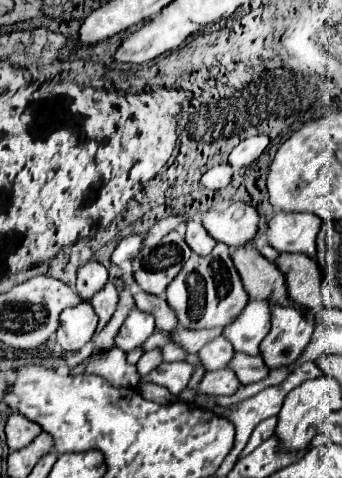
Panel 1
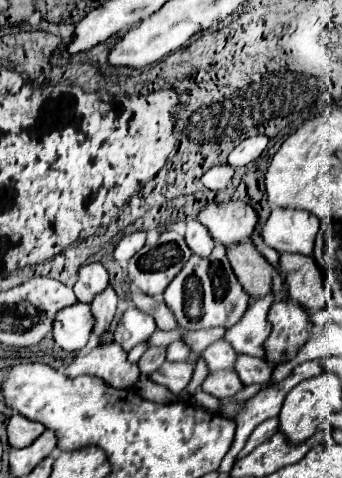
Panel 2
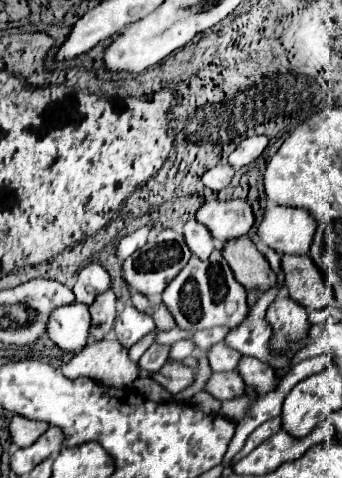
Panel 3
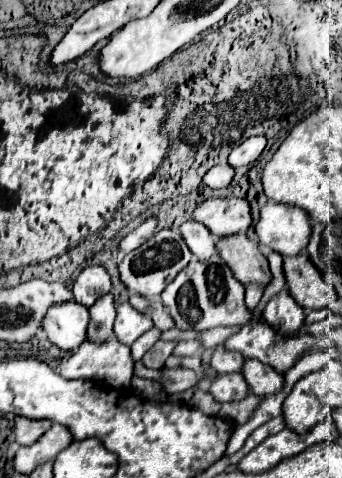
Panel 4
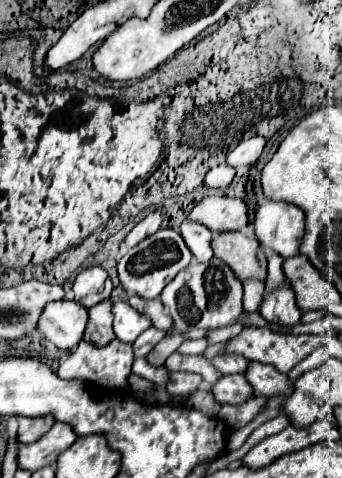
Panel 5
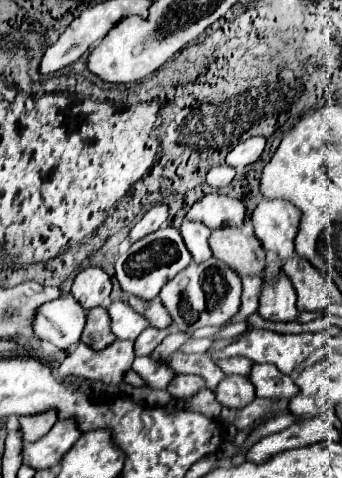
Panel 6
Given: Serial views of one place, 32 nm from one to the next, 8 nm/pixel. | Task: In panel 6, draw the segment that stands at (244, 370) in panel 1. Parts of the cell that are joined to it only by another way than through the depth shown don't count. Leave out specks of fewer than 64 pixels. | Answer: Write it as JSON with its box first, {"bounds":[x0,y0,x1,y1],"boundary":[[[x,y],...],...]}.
{"bounds":[250,364,296,400],"boundary":[[[254,364],[250,372],[250,380],[256,386],[256,396],[258,398],[268,398],[268,400],[292,400],[296,392],[296,384],[292,382],[290,376],[282,374],[276,370],[272,364]]]}

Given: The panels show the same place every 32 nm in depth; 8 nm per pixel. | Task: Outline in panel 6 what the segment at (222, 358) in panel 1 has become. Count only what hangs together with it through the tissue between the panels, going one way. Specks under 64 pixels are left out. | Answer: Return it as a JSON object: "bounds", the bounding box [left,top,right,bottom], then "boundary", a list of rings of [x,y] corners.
{"bounds":[218,358,254,376],"boundary":[[[228,358],[228,360],[220,360],[218,366],[222,368],[224,374],[240,374],[240,376],[248,376],[254,362],[248,358]]]}

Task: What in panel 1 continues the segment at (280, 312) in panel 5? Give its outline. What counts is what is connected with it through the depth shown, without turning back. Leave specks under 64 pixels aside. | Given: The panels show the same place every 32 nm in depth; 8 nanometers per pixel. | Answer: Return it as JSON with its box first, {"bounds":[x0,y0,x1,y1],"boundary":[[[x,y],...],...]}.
{"bounds":[260,304,314,370],"boundary":[[[272,304],[270,320],[272,330],[260,344],[260,350],[268,368],[276,370],[280,366],[292,364],[296,356],[302,354],[312,336],[314,324],[306,318],[300,308],[296,308],[296,304]]]}

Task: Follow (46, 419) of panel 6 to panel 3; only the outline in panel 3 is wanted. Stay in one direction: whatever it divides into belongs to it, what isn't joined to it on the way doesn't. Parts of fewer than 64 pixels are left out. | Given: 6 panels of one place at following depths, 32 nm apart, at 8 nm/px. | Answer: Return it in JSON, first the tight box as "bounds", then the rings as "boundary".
{"bounds":[10,416,50,446],"boundary":[[[14,416],[10,422],[10,434],[12,434],[12,442],[16,446],[30,446],[32,442],[36,442],[50,426],[44,422],[34,422],[28,420],[24,416]]]}

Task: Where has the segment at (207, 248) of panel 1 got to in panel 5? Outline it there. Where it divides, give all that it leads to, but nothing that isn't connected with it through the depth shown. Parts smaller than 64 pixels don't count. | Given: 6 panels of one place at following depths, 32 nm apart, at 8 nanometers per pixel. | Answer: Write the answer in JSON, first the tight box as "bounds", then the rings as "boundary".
{"bounds":[180,220,214,262],"boundary":[[[184,220],[182,226],[180,226],[180,232],[182,232],[182,238],[184,238],[186,246],[190,248],[190,252],[194,254],[194,258],[198,262],[206,262],[214,256],[212,246],[210,246],[212,232],[208,228],[204,228],[204,224]]]}

